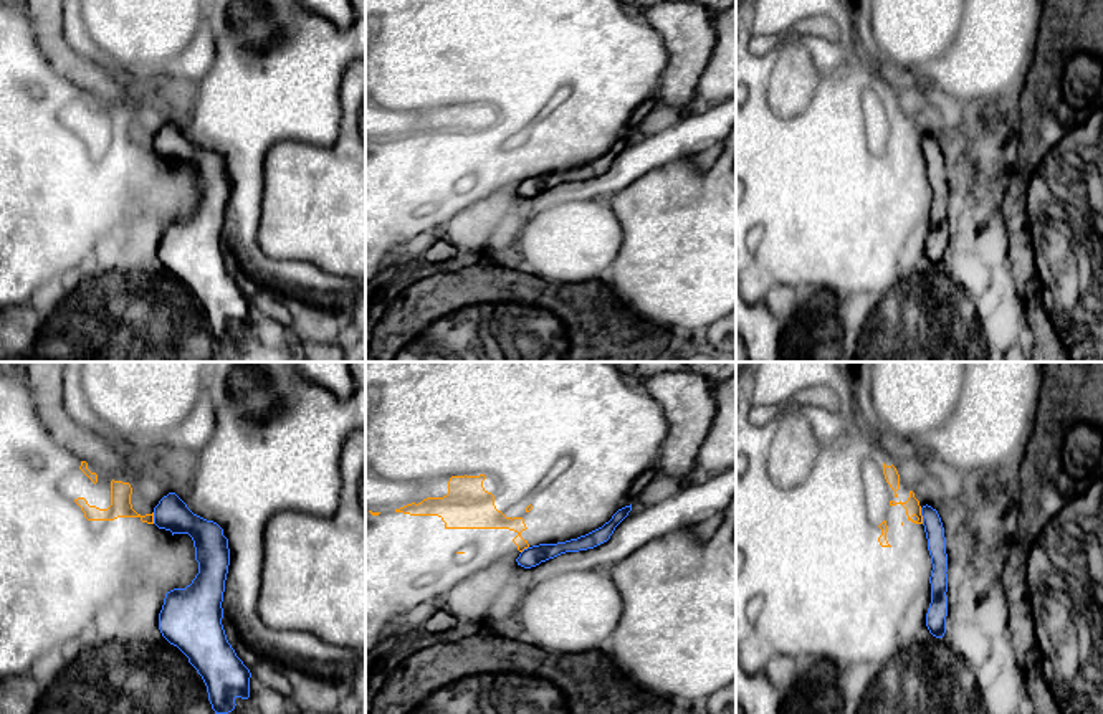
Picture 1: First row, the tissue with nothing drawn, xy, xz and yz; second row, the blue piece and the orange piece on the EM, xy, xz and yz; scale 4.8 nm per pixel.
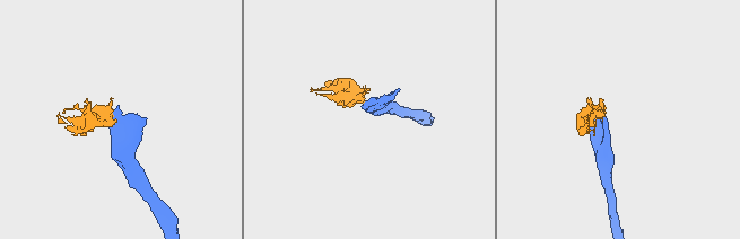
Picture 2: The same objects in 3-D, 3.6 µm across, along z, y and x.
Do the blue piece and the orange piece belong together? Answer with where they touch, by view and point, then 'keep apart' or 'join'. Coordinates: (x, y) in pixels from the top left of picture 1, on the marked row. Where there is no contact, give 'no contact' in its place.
contact yz (921, 514); keep apart

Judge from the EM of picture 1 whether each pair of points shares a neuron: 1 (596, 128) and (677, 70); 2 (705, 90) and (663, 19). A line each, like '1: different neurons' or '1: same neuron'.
1: different neurons
2: different neurons

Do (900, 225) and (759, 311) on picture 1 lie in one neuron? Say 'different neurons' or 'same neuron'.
different neurons

